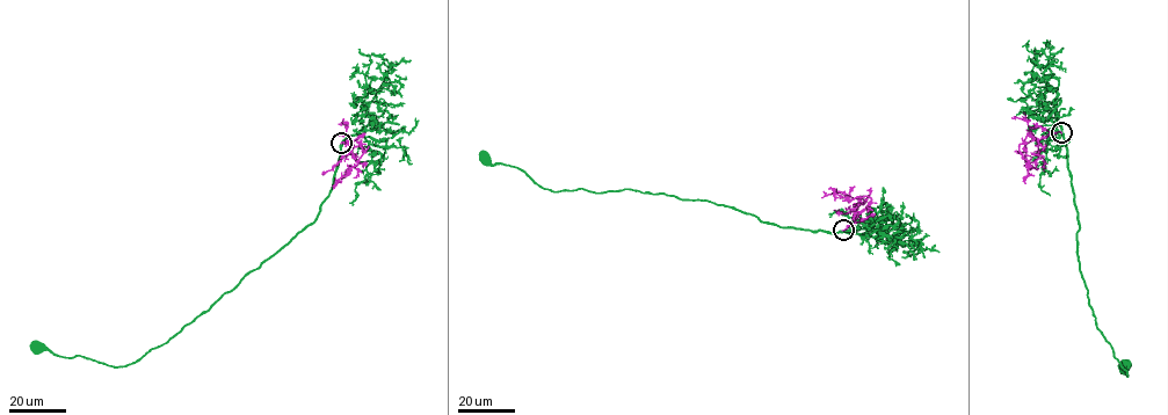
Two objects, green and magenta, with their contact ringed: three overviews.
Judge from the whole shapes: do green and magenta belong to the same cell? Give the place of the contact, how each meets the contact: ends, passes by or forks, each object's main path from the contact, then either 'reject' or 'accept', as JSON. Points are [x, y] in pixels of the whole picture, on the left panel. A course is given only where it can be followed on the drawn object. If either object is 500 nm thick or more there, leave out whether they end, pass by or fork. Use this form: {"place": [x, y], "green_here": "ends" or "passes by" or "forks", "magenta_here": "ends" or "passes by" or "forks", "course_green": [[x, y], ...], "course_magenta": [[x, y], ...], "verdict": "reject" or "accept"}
{"place": [341, 143], "green_here": "passes by", "magenta_here": "ends", "course_green": [[341, 143], [333, 184], [312, 221], [166, 342], [117, 368], [80, 356], [64, 357], [37, 348]], "course_magenta": [[341, 143], [350, 143], [353, 147], [360, 144], [364, 152], [333, 188]], "verdict": "accept"}

